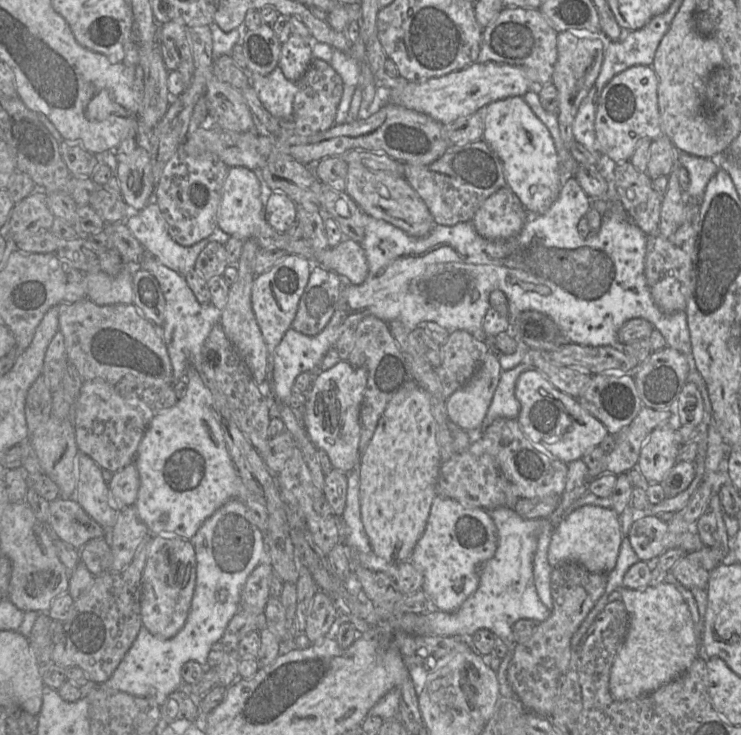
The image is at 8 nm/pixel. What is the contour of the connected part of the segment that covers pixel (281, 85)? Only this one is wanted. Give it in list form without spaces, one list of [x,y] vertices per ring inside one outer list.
[[[279,65],[268,75],[249,74],[250,84],[265,109],[282,123],[290,123],[297,83],[287,79]]]

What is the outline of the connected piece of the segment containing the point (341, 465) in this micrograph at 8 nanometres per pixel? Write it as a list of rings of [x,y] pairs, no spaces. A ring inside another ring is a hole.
[[[339,361],[332,368],[315,373],[303,409],[305,430],[317,449],[324,450],[337,470],[350,472],[359,465],[360,410],[367,384],[367,370],[348,361]]]

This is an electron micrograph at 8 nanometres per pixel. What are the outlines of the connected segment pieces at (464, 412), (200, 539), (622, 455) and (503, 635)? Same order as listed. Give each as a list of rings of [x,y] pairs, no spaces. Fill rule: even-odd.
[[[489,351],[471,379],[447,398],[448,419],[462,430],[478,435],[501,372],[498,356]]]
[[[231,499],[215,511],[190,540],[195,549],[196,584],[190,610],[182,629],[170,639],[154,636],[141,627],[132,646],[113,675],[104,683],[107,687],[133,696],[153,699],[159,705],[183,686],[182,666],[190,660],[208,667],[212,645],[221,638],[230,620],[240,609],[240,596],[250,573],[265,555],[264,534],[251,521],[243,502]]]
[[[642,406],[632,422],[615,435],[615,447],[600,464],[588,470],[588,483],[603,475],[619,475],[633,469],[651,432],[674,419],[674,409],[655,410]]]
[[[499,507],[488,511],[496,528],[497,548],[494,556],[485,562],[479,571],[477,590],[453,612],[432,609],[424,614],[407,613],[385,622],[384,628],[415,635],[456,636],[469,639],[476,631],[488,629],[508,647],[503,659],[492,653],[490,667],[497,672],[502,698],[517,698],[508,682],[507,670],[513,658],[516,642],[513,625],[521,619],[535,623],[545,621],[551,611],[541,602],[534,583],[533,558],[538,536],[542,530],[542,519],[525,519],[513,509]]]

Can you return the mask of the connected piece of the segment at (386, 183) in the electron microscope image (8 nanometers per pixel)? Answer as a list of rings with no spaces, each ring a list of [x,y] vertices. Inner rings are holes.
[[[351,162],[348,163],[345,192],[365,214],[384,220],[410,236],[425,237],[436,225],[425,202],[403,176],[387,171],[372,171],[359,162]]]

